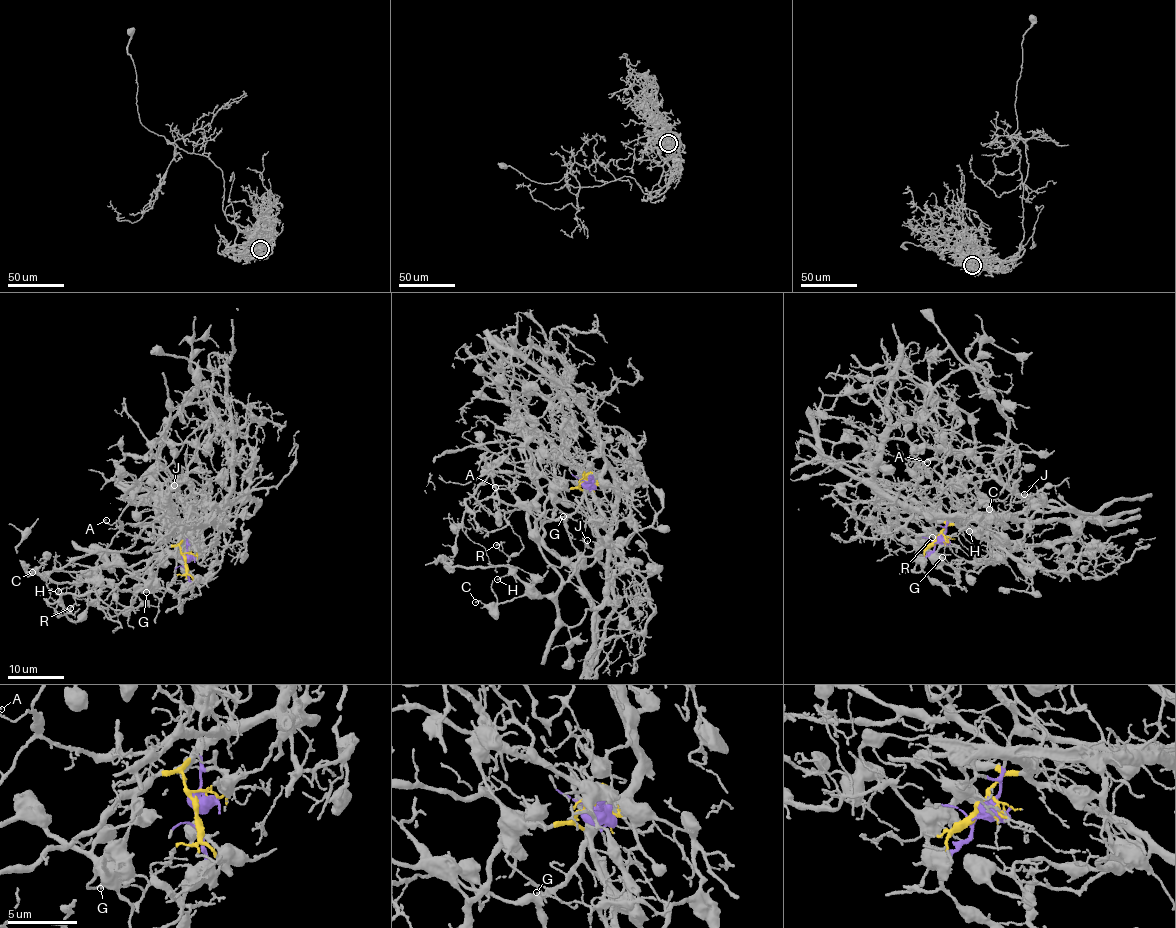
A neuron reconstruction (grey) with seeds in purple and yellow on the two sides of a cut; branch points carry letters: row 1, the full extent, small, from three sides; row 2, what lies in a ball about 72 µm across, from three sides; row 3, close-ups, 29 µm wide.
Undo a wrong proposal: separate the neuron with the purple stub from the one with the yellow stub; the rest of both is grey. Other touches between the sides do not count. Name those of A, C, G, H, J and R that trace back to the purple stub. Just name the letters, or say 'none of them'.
none of them

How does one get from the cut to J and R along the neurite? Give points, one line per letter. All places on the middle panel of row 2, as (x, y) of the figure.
J: (584, 482), (598, 534), (623, 558), (614, 558), (597, 605), (578, 572), (595, 557), (587, 541)
R: (584, 482), (571, 515), (505, 514), (523, 546), (508, 562), (495, 545)

